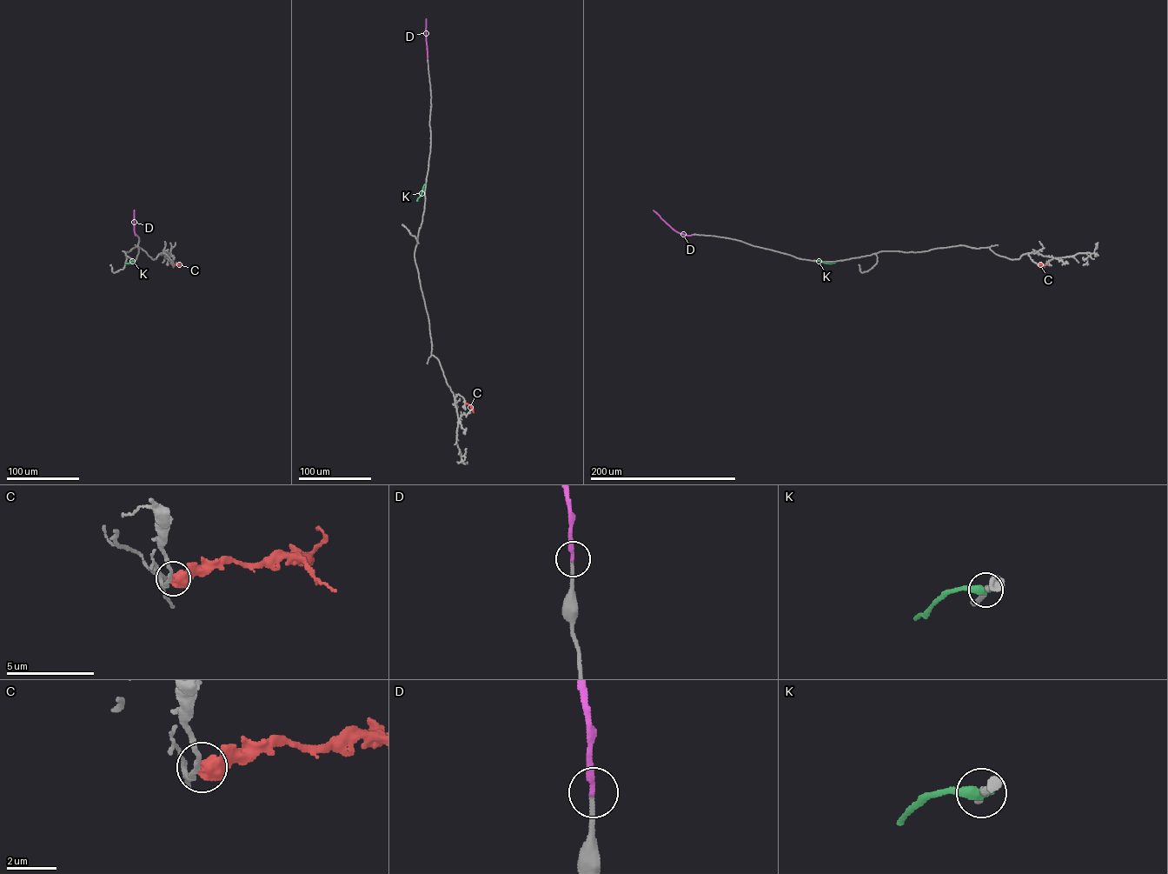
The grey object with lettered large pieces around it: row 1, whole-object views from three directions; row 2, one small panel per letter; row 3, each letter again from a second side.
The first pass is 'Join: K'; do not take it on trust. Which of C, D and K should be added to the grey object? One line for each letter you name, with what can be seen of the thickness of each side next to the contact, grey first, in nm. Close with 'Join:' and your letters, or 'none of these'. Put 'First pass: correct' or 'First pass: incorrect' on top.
First pass: incorrect
Join: none of these

